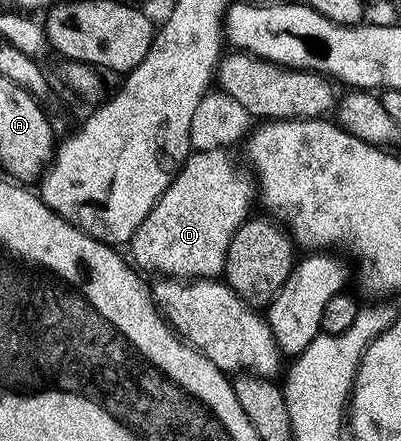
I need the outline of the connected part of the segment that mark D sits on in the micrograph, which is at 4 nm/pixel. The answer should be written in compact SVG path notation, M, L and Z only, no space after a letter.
M223 147L202 149L193 151L183 161L182 167L169 182L168 189L157 198L150 214L146 214L131 238L130 260L141 273L157 272L155 275L160 278L187 281L210 280L223 273L230 238L249 215L248 203L254 200L254 184L249 173L243 167L236 168L235 162L226 153Z

